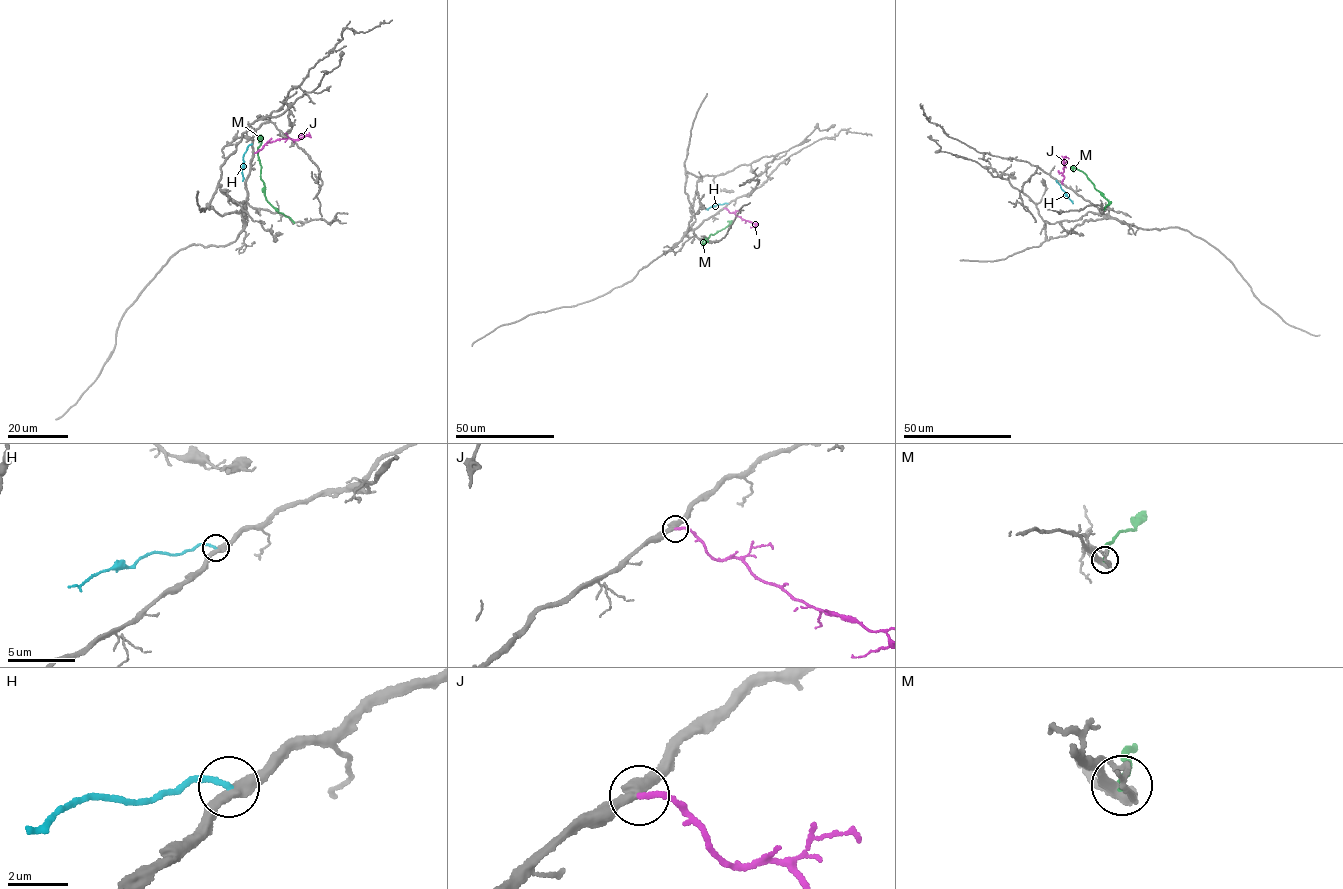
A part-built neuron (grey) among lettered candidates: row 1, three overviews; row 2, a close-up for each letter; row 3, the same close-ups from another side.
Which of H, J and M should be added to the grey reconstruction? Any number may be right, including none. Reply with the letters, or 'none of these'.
J

